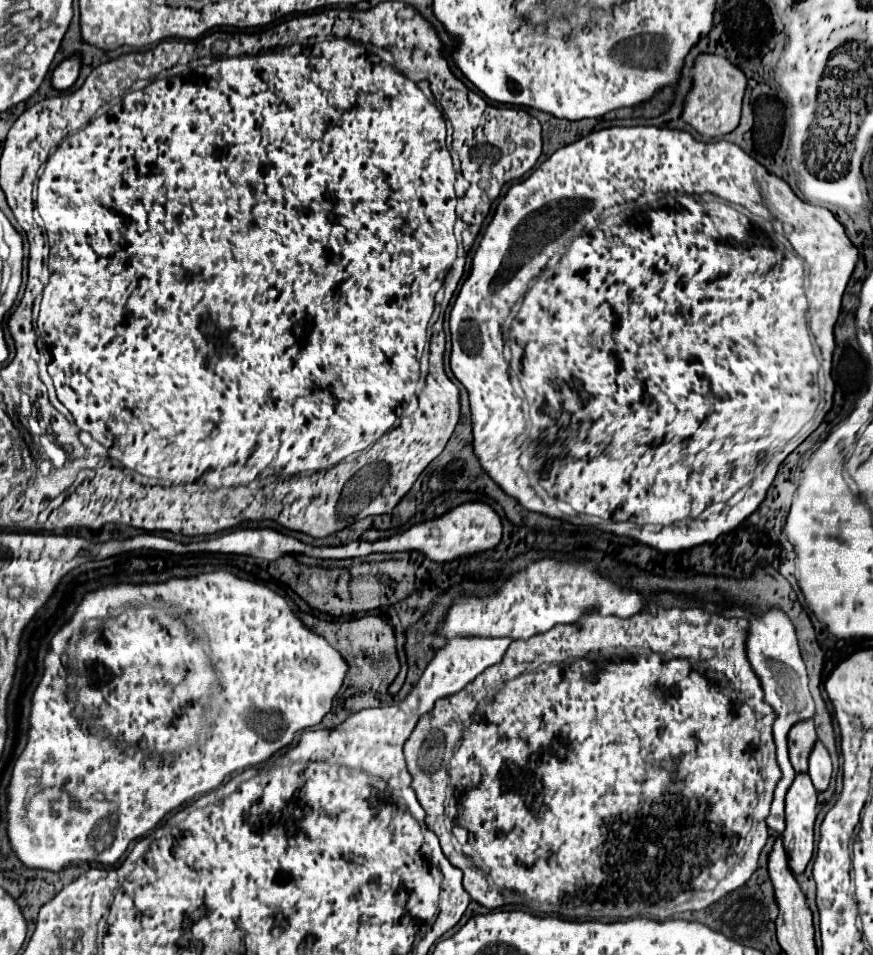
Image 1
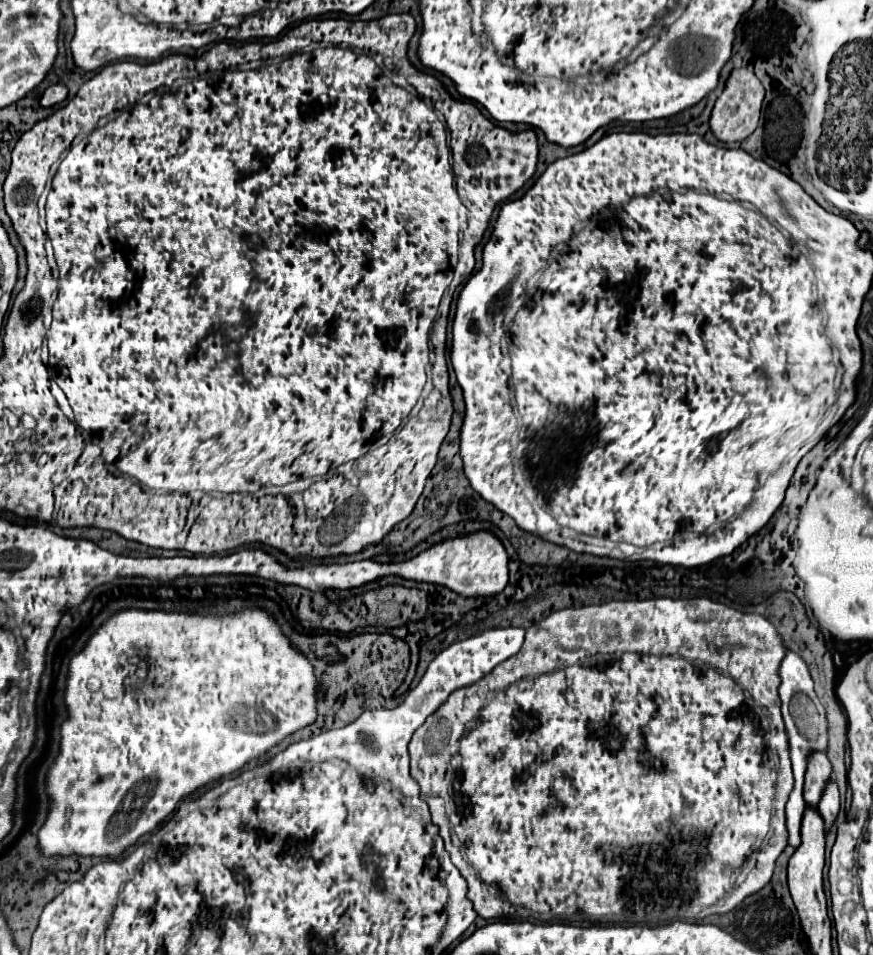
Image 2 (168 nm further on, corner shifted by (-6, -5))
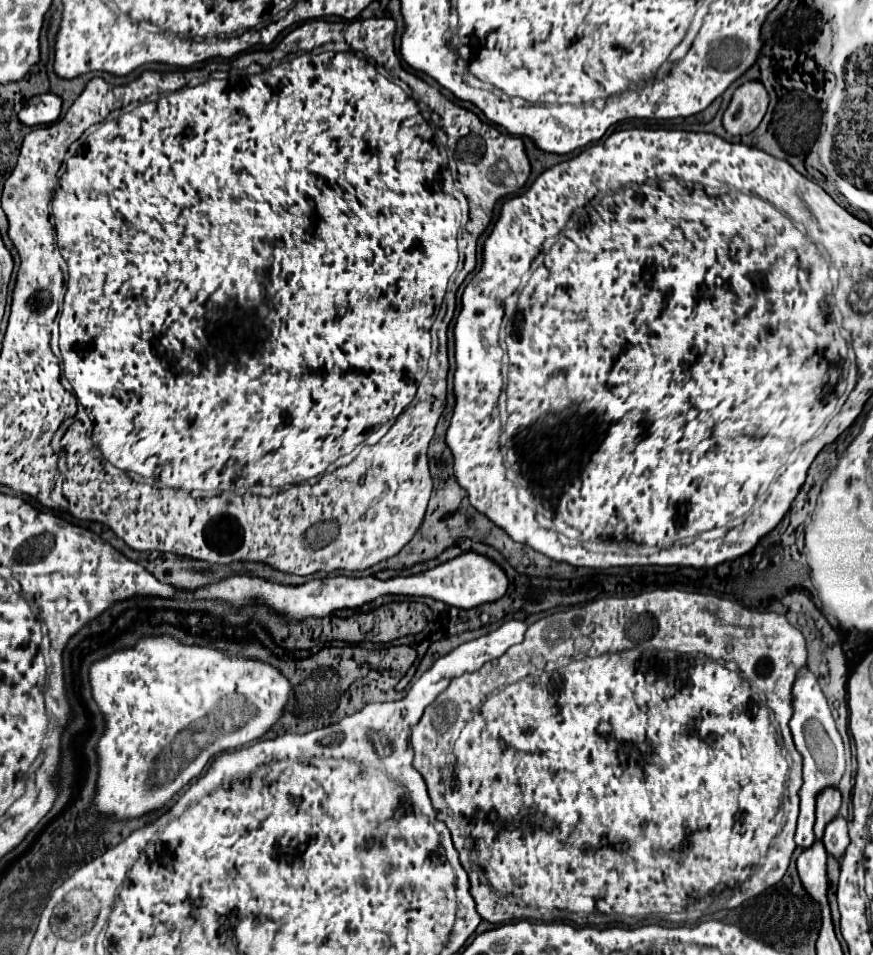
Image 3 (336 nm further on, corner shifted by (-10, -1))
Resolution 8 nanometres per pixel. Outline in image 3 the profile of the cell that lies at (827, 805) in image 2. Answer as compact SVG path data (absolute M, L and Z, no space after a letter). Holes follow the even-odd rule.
M837 815L833 821L827 823L825 835L823 835L823 845L825 845L825 849L827 849L829 855L835 855L837 859L841 859L843 849L849 845L847 821L841 815Z

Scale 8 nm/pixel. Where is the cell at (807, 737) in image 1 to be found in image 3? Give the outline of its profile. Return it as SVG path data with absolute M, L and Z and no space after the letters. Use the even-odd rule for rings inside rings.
M825 787L819 795L817 795L817 809L815 809L815 837L821 839L823 837L823 829L827 825L827 821L831 821L831 817L837 817L839 813L839 805L841 805L841 793L837 787Z

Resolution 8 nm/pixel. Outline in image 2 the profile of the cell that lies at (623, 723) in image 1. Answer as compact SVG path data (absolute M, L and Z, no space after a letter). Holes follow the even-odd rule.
M707 597L612 600L551 613L547 619L527 629L525 643L519 649L519 653L503 661L503 665L497 665L495 673L489 673L487 677L483 677L483 681L477 681L475 685L455 689L455 693L451 693L451 697L437 709L437 713L431 713L431 717L427 717L427 721L413 733L409 743L411 775L417 779L421 787L421 799L429 803L433 823L441 829L445 849L451 853L451 861L455 863L455 867L461 871L461 875L469 885L469 899L473 907L477 907L479 917L483 919L503 917L509 915L509 905L515 905L533 913L551 913L551 915L573 915L573 913L597 915L597 917L619 915L619 917L639 917L649 921L651 919L661 919L661 921L703 919L713 913L729 913L745 897L763 889L773 877L777 857L787 847L785 803L793 789L789 745L787 745L785 725L781 719L781 701L777 693L779 661L783 661L785 651L787 647L783 643L783 637L765 617L755 613L739 613ZM597 653L613 653L613 657L589 657ZM643 653L671 655L671 657L643 657ZM453 697L481 697L481 699L477 699L477 705L475 701L461 703L461 709L453 711Z

